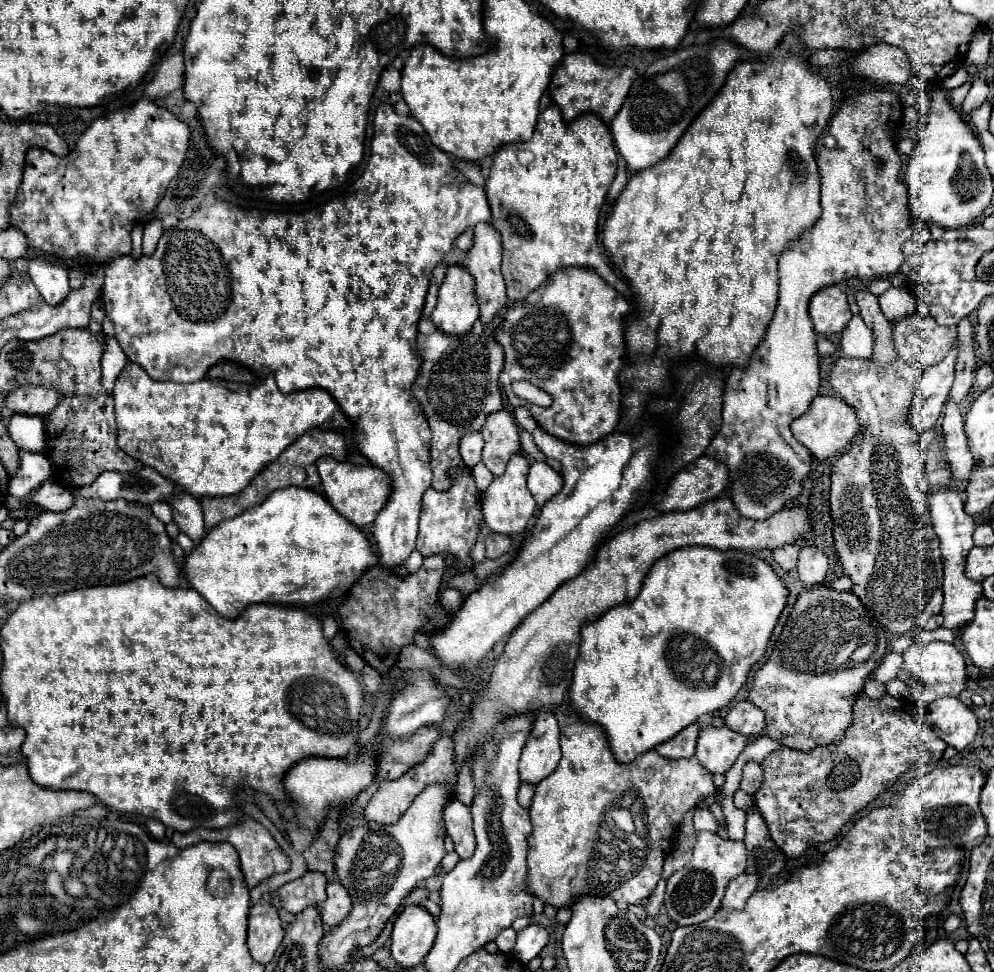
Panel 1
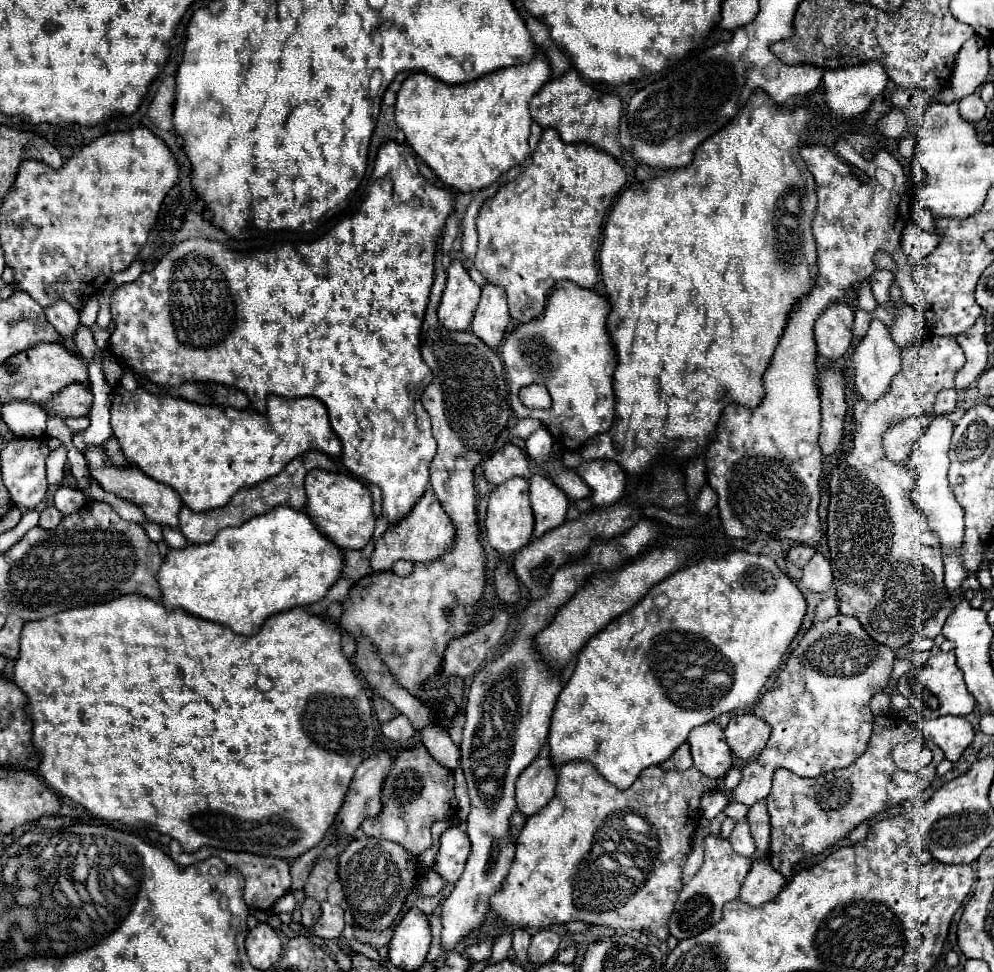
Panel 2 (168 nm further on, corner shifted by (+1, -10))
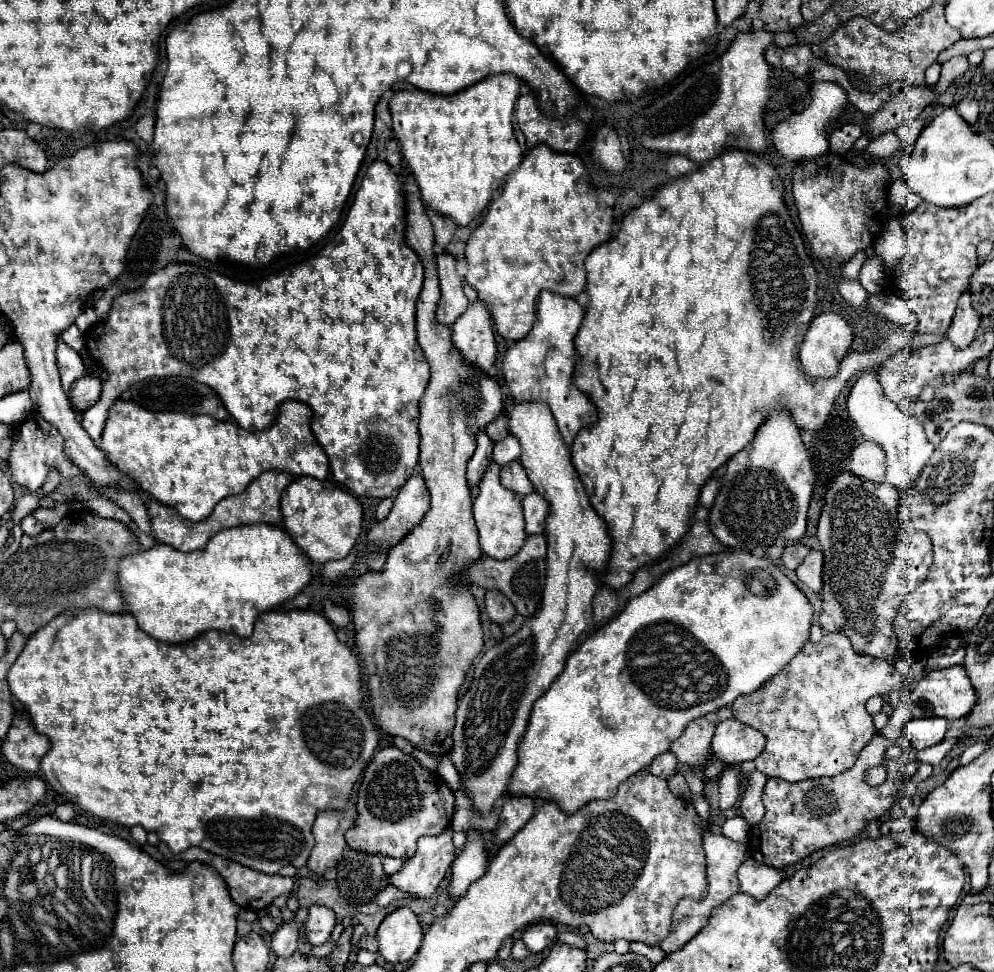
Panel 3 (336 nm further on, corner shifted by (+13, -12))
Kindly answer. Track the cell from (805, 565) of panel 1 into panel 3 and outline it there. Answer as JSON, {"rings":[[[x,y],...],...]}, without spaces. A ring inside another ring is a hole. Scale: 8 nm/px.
{"rings":[[[813,550],[795,572],[797,572],[797,578],[805,586],[809,586],[811,590],[819,592],[823,588],[823,580],[821,580],[821,572],[823,572],[823,552],[821,550]]]}

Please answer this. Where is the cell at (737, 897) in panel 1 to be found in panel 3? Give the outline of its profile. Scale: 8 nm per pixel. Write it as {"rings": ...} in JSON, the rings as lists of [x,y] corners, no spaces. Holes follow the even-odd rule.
{"rings":[[[747,858],[737,874],[741,882],[741,892],[747,892],[757,900],[763,900],[785,878],[785,870],[759,864],[755,858]]]}

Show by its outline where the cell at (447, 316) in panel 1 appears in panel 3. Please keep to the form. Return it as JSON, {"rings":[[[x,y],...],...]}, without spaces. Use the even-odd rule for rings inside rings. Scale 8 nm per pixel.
{"rings":[[[447,252],[437,254],[437,270],[439,270],[439,284],[441,284],[441,302],[437,308],[437,320],[441,324],[451,326],[469,306],[463,284],[455,272],[455,258]]]}

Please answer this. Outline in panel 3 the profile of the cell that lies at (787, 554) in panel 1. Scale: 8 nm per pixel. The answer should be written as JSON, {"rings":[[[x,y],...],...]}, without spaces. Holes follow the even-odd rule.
{"rings":[[[789,544],[787,548],[785,548],[785,552],[783,552],[783,564],[789,568],[789,570],[795,570],[803,560],[805,560],[805,556],[811,552],[811,548],[807,548],[807,546],[803,546],[803,544]]]}

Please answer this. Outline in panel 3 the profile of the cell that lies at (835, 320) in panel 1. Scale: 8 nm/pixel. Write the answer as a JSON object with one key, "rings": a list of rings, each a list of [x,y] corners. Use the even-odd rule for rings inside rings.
{"rings":[[[831,312],[813,318],[801,344],[801,366],[813,378],[837,376],[841,360],[853,342],[849,324]]]}

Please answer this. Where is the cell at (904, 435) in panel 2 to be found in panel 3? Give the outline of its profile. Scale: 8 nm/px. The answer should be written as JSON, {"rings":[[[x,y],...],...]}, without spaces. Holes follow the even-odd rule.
{"rings":[[[861,442],[853,452],[847,464],[847,470],[853,476],[859,476],[869,482],[883,482],[885,478],[885,456],[875,442]]]}

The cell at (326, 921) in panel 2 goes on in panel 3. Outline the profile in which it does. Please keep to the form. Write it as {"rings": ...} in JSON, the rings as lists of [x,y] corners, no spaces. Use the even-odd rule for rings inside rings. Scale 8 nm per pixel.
{"rings":[[[311,906],[309,916],[305,920],[305,936],[309,944],[319,946],[329,940],[335,928],[335,914],[325,906]]]}

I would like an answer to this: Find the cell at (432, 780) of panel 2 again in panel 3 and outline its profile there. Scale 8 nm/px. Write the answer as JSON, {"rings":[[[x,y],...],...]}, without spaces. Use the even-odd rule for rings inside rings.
{"rings":[[[389,746],[379,750],[367,766],[355,806],[355,824],[345,834],[349,848],[377,856],[411,858],[419,836],[437,836],[449,826],[455,796],[435,772],[423,768],[411,754]]]}

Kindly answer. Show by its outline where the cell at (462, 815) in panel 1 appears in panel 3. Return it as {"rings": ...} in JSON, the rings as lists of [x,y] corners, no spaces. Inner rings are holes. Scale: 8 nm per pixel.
{"rings":[[[447,828],[439,836],[423,836],[423,838],[419,838],[417,840],[417,852],[415,852],[415,856],[409,858],[401,866],[399,872],[391,874],[387,878],[387,884],[399,888],[401,892],[411,894],[413,898],[431,898],[435,894],[437,886],[441,884],[441,880],[445,878],[445,874],[447,874],[447,870],[449,870],[449,866],[451,866],[451,862],[455,858],[455,854],[453,854],[455,852],[455,846],[451,842],[451,834],[453,834],[451,828]]]}

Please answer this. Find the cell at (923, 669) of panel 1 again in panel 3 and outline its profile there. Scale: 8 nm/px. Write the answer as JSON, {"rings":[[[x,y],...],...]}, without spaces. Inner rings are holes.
{"rings":[[[951,666],[951,668],[943,668],[943,670],[927,674],[915,686],[913,694],[909,694],[911,714],[915,718],[939,716],[939,718],[947,718],[947,720],[957,720],[957,718],[967,716],[971,712],[971,708],[975,706],[975,702],[977,702],[975,688],[971,686],[971,680],[967,678],[967,672],[963,666]]]}

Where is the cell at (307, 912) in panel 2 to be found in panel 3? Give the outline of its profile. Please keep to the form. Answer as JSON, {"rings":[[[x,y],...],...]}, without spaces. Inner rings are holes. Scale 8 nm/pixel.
{"rings":[[[299,908],[295,912],[295,920],[289,922],[289,924],[281,924],[277,928],[277,932],[273,934],[271,938],[271,950],[277,954],[277,956],[291,956],[295,950],[297,950],[297,942],[299,942],[299,928],[301,928],[301,922],[303,918],[307,918],[307,910],[305,908]]]}

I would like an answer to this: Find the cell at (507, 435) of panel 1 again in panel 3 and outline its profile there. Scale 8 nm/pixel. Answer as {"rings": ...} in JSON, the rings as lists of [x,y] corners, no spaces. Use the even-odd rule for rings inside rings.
{"rings":[[[515,460],[515,462],[501,468],[501,484],[505,488],[511,488],[517,494],[523,494],[523,496],[531,494],[535,490],[531,480],[527,478],[525,468],[519,464],[519,460]]]}

